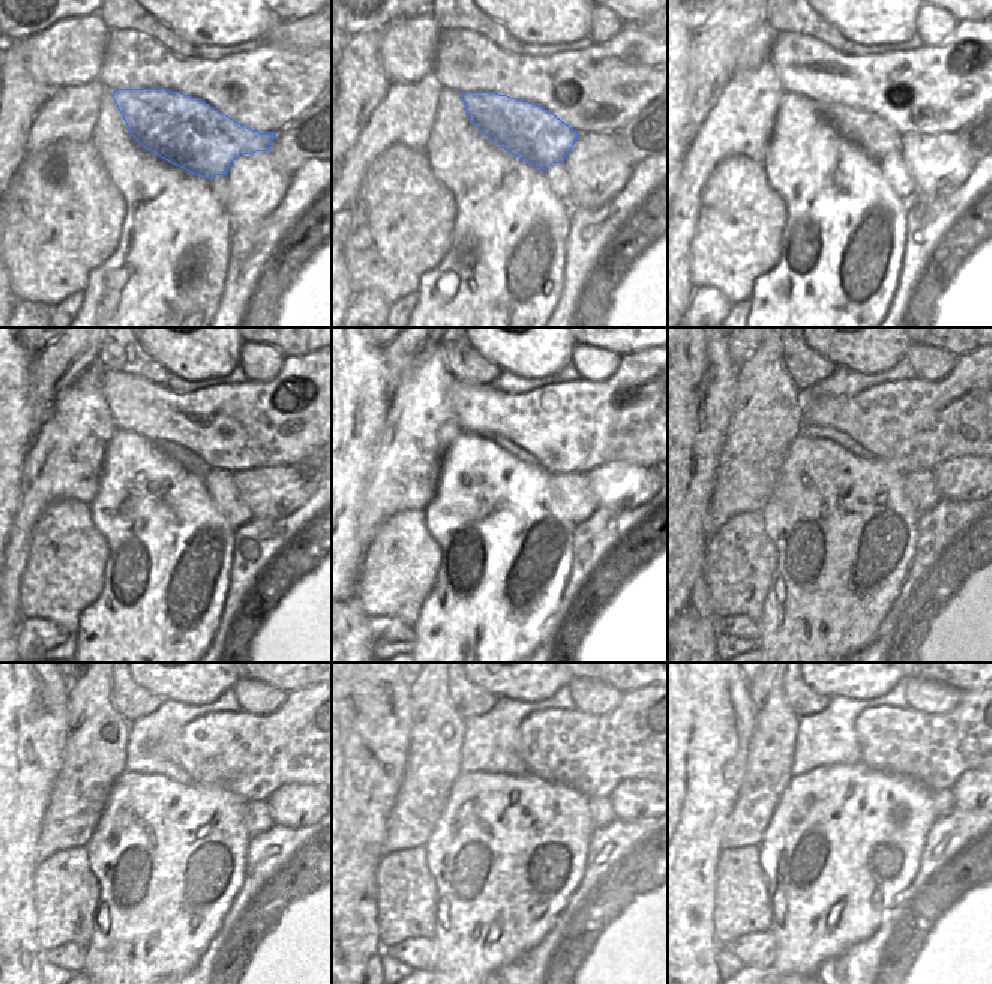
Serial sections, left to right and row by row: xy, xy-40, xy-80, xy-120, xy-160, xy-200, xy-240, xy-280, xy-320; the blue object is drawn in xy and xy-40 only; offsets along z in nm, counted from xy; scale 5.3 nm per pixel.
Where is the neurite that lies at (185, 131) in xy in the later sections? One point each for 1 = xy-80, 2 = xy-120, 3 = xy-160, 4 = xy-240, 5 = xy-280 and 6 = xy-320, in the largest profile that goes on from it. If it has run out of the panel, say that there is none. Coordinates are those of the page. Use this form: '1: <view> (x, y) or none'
1: xy-80 (871, 134)
2: xy-120 (183, 456)
3: xy-160 (518, 452)
4: xy-240 (171, 771)
5: xy-280 (505, 768)
6: xy-320 (827, 764)

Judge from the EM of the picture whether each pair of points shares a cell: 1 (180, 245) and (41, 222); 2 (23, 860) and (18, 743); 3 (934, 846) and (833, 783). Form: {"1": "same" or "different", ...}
{"1": "different", "2": "same", "3": "different"}

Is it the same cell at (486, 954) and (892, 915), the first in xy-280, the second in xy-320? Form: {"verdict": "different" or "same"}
{"verdict": "different"}

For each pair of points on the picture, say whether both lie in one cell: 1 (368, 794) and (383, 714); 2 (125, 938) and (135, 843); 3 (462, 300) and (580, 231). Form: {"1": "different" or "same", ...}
{"1": "same", "2": "same", "3": "different"}

